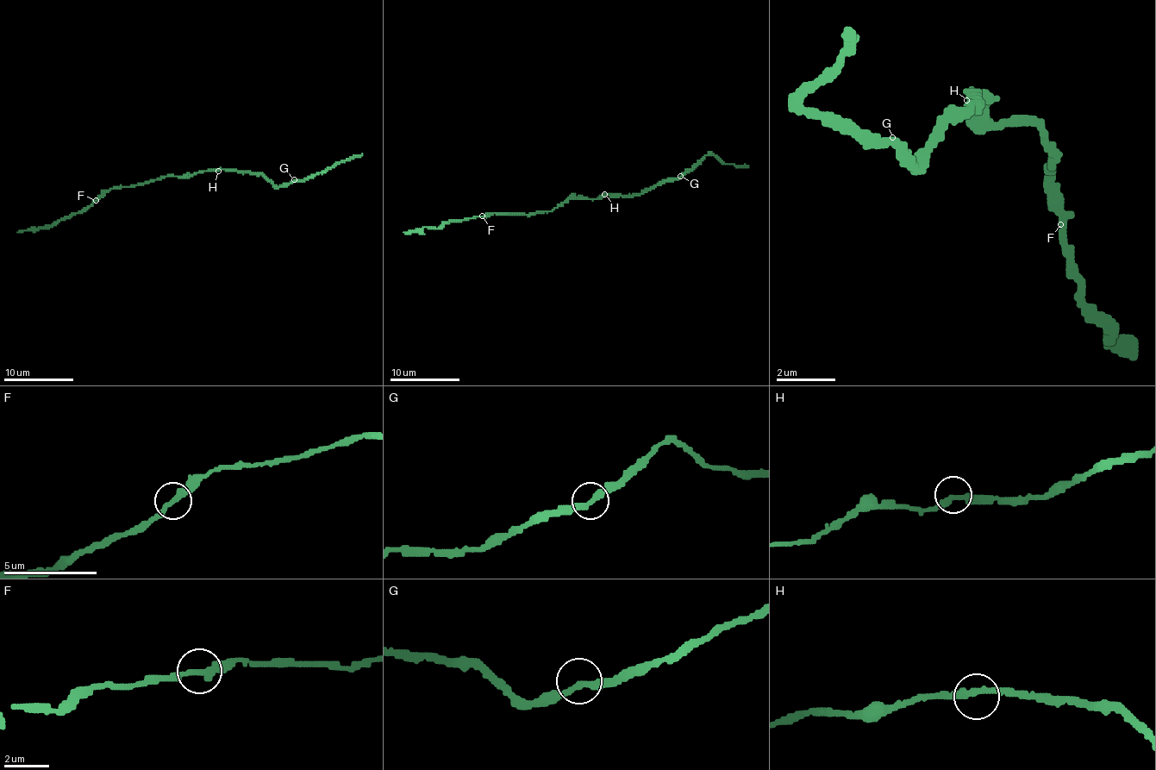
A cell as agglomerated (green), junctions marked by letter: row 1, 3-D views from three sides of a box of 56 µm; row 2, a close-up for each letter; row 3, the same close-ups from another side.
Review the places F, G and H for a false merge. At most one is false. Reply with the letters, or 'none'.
none

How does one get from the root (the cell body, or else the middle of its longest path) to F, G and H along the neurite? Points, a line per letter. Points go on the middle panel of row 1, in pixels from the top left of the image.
F: (578, 199), (566, 199), (551, 211), (541, 213), (487, 213), (482, 216)
G: (578, 199), (636, 196), (653, 188), (665, 179), (677, 179), (680, 176)
H: (578, 199), (599, 199), (604, 194)

